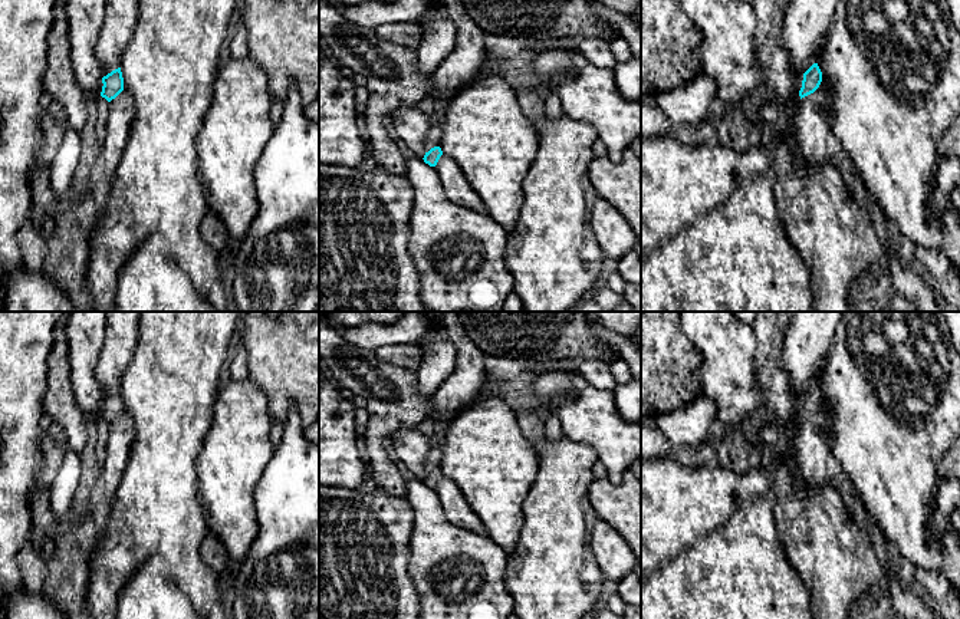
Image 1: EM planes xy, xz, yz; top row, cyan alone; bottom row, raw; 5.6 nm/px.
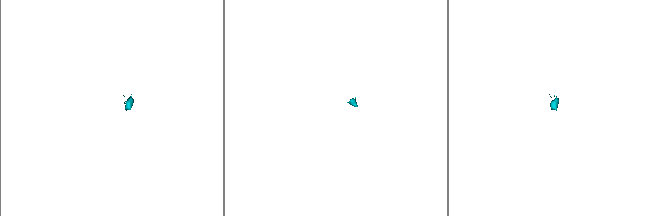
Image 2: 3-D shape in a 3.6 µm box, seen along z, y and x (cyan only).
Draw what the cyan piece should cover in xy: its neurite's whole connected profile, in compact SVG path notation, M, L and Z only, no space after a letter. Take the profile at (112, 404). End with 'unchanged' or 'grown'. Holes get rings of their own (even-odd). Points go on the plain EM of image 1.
M108 312L103 348L96 362L96 378L102 385L99 416L108 424L124 412L121 379L137 346L141 312Z | grown

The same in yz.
M790 312L783 335L780 366L788 375L789 398L803 398L800 421L813 415L822 404L822 394L813 383L813 375L829 350L842 316L844 312Z | grown

